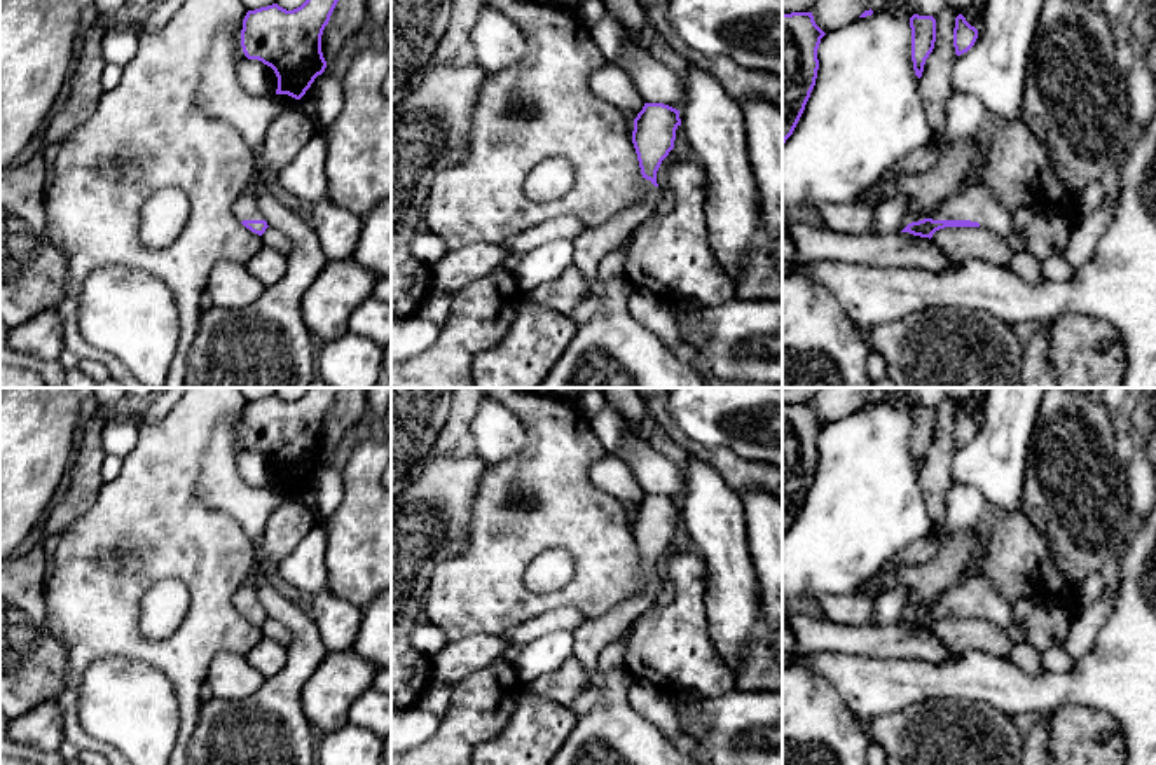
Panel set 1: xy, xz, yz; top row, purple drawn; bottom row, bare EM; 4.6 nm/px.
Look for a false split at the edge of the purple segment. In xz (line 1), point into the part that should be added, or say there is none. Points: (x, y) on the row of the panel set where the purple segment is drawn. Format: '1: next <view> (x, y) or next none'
1: next xz (591, 245)

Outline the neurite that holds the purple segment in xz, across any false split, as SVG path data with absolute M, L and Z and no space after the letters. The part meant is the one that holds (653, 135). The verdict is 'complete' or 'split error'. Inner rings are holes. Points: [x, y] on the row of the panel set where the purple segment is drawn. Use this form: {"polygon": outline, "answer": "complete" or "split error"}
{"polygon": "M644 103L634 119L632 143L643 175L644 196L608 224L585 229L573 239L573 265L585 276L590 290L595 290L597 265L602 257L616 250L658 206L662 190L657 183L657 171L674 148L679 126L679 110L664 103Z", "answer": "split error"}

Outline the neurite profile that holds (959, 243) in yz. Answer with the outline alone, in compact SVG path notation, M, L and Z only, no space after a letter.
M945 227L932 234L931 241L952 262L962 264L969 258L1008 267L1013 250L1004 236L983 227Z

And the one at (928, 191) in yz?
M976 138L950 143L936 159L934 166L912 175L901 175L891 182L878 180L859 199L880 204L903 194L908 199L910 224L915 217L929 218L955 192L966 189L974 176L981 145Z

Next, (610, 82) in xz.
M606 61L590 73L590 89L609 105L620 108L632 121L644 107L627 72L611 61Z

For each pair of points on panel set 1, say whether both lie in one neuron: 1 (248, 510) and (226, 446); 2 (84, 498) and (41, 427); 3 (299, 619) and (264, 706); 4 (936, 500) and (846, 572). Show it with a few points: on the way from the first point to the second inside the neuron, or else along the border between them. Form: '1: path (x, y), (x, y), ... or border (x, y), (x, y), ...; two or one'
1: path (233, 495), (226, 488), (226, 461); one
2: border (77, 442), (70, 461); two
3: path (301, 640), (301, 664), (285, 685); one
4: border (919, 470), (919, 484), (933, 530); two

